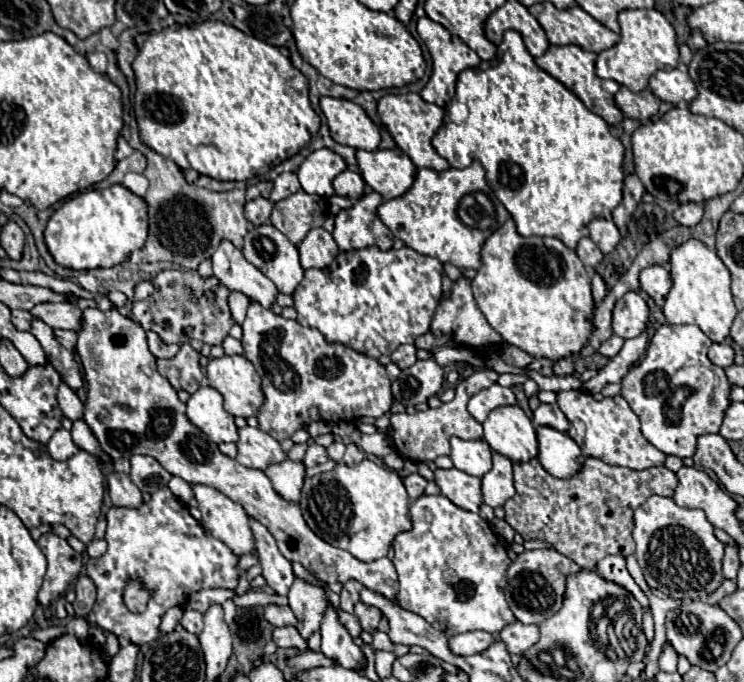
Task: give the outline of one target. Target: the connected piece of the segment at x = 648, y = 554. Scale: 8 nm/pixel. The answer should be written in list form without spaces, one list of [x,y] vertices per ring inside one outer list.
[[[650,496],[636,512],[634,512],[634,542],[636,542],[636,560],[642,568],[642,574],[650,588],[664,592],[676,600],[702,600],[706,602],[710,594],[714,594],[724,582],[722,576],[722,556],[724,544],[714,536],[714,526],[708,522],[706,514],[696,508],[682,508],[672,498]]]

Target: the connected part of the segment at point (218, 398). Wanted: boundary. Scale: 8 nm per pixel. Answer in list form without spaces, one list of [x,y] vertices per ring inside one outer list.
[[[200,386],[186,402],[186,414],[190,422],[208,434],[216,444],[238,440],[234,416],[224,410],[222,402],[222,394],[212,386]]]

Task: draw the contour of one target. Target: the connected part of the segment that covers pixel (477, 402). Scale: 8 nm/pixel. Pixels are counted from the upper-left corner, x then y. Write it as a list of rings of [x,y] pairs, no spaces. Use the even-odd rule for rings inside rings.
[[[492,384],[490,388],[480,390],[478,394],[474,394],[468,402],[468,412],[478,420],[484,422],[486,416],[500,406],[514,406],[516,404],[516,396],[510,388],[504,388],[500,384]]]

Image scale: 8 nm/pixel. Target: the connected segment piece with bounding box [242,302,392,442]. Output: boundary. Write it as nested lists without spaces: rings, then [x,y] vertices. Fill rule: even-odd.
[[[258,302],[248,306],[242,330],[244,356],[258,370],[266,396],[258,414],[260,430],[278,442],[316,420],[336,424],[360,416],[380,418],[390,410],[390,378],[376,358],[344,344],[328,342],[316,328],[306,328],[298,324],[298,320],[286,320],[262,308]]]

